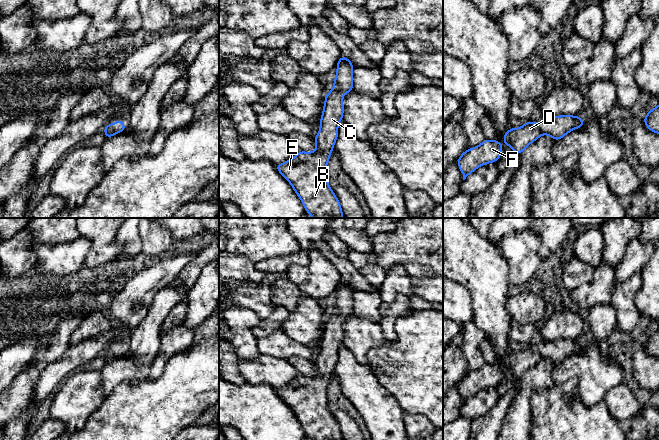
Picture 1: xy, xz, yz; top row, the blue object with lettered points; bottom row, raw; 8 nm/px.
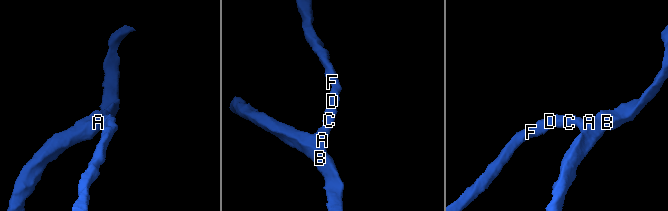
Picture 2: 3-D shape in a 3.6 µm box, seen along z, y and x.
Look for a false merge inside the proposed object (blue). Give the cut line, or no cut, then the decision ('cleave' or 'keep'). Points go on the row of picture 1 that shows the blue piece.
cut none; keep

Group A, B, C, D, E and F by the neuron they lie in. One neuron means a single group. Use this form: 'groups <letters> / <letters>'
groups A B C D E F

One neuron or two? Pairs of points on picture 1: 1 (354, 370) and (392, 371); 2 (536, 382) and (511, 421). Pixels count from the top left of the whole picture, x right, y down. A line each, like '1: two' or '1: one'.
1: two
2: one

